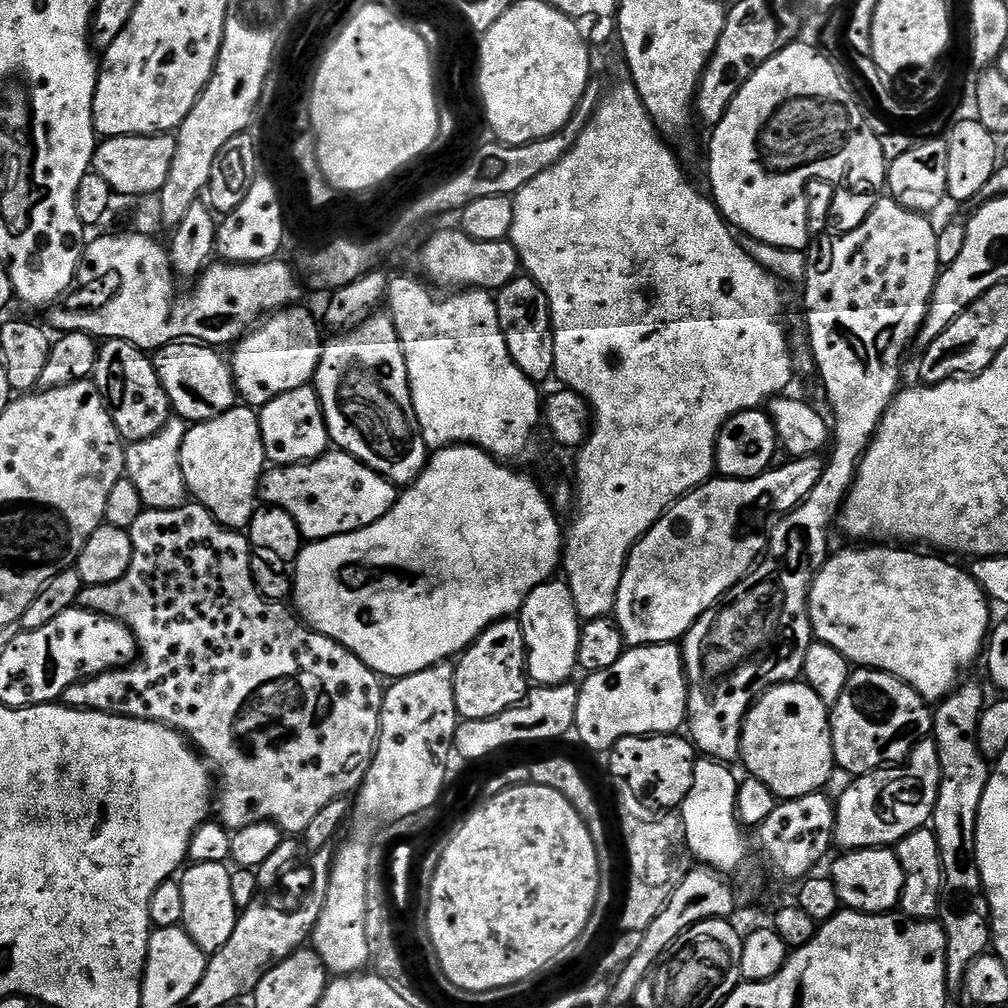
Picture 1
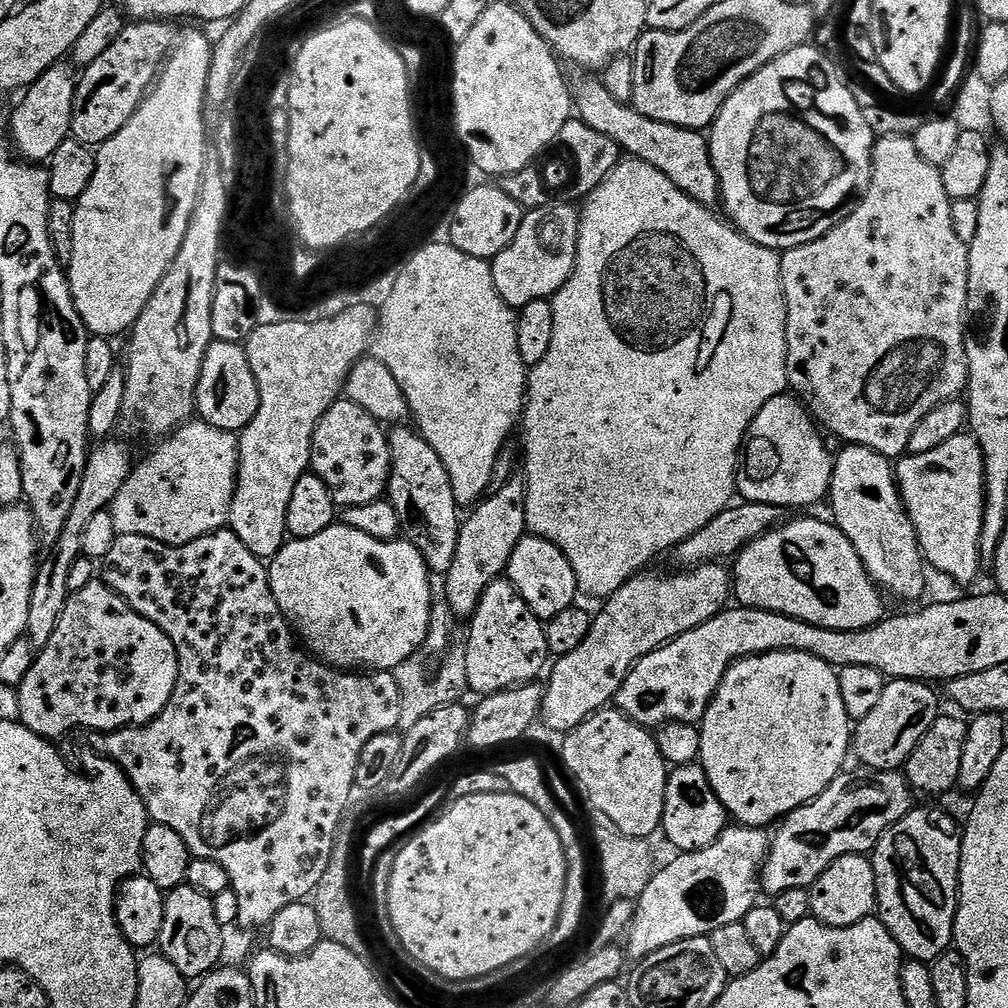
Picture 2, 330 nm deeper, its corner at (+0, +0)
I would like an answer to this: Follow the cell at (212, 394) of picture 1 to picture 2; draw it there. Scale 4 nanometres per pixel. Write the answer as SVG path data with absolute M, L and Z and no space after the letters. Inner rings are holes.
M213 339L206 350L202 374L198 378L196 412L199 419L218 430L239 434L252 421L254 414L258 414L259 405L258 382L254 378L254 370L250 370L247 347L243 343Z

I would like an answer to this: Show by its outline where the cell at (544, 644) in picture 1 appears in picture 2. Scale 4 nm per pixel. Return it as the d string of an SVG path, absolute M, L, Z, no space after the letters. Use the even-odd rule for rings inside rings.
M526 534L514 546L514 554L510 554L510 562L506 579L522 594L526 606L542 622L553 620L562 610L573 607L578 600L578 589L574 578L574 566L566 562L566 554L554 546L554 542L546 542L546 538Z

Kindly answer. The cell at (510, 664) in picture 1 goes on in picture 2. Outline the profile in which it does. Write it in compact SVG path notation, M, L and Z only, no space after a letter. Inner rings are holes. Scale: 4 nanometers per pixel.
M498 578L486 586L486 594L482 594L470 624L472 629L464 644L464 661L468 687L473 693L477 692L477 697L493 696L495 692L507 688L531 684L540 671L545 671L550 653L546 646L544 624L533 614L530 606L526 606L522 594L518 594L516 587L506 578Z

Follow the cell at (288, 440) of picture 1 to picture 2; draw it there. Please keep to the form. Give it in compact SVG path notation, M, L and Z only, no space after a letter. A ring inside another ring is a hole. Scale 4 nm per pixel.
M341 398L322 414L316 423L312 439L311 472L330 490L337 509L362 506L381 499L388 490L388 475L392 472L392 455L388 445L388 432L362 406Z

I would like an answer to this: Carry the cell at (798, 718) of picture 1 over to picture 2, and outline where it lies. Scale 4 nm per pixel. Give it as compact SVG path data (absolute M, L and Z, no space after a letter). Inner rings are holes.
M761 652L758 656L745 656L744 659L737 660L726 670L726 674L706 710L704 719L700 721L698 727L700 730L698 763L703 768L710 786L714 786L714 794L718 794L722 806L737 825L762 829L775 825L794 810L798 810L804 804L809 804L814 798L818 798L818 794L822 794L822 790L826 790L830 786L830 782L834 782L834 778L839 776L845 767L844 759L850 756L850 745L854 735L853 725L848 719L846 706L842 702L842 690L837 669L805 652Z

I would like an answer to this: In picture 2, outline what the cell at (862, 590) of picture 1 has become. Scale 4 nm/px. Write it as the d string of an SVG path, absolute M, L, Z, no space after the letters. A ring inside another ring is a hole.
M792 520L789 524L781 523L737 552L734 557L736 565L730 568L735 603L745 608L761 608L767 612L786 614L819 628L839 632L862 630L885 619L885 597L862 566L858 550L854 550L850 538L846 538L846 534L842 534L835 523L825 520Z

